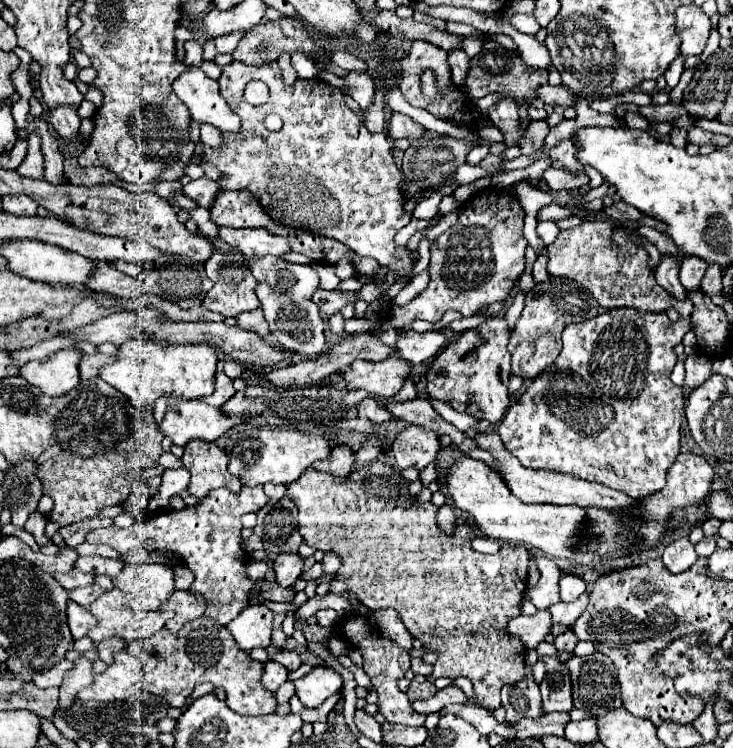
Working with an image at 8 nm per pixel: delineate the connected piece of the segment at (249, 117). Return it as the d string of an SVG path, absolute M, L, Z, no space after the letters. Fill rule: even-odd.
M232 62L222 68L222 78L218 80L220 94L232 106L232 110L242 118L240 134L224 134L224 146L214 150L204 144L196 144L196 154L202 154L206 162L212 162L226 174L220 180L224 190L250 190L260 200L264 210L278 220L278 224L312 230L314 234L334 238L346 244L360 256L378 260L380 266L388 268L396 280L408 282L414 270L414 254L406 248L396 246L394 236L400 228L410 222L410 216L404 212L404 198L400 192L402 172L398 170L390 140L386 132L372 134L362 124L360 116L344 104L344 94L340 88L330 86L328 82L318 84L318 80L300 78L296 84L288 86L282 80L282 72L276 62L268 66L246 66L242 62ZM250 80L262 80L270 88L270 100L264 106L252 106L244 100L244 86ZM274 112L282 118L284 126L278 132L264 128L264 118Z

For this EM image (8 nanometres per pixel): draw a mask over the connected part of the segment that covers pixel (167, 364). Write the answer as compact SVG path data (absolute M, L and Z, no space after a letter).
M130 338L126 340L116 356L112 366L100 368L100 378L122 392L136 408L152 406L160 396L166 396L168 402L196 400L210 396L214 390L218 354L212 346L186 344L186 346L162 346L152 340Z

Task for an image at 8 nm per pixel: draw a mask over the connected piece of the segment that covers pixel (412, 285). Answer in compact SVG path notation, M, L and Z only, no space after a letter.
M428 269L415 275L411 282L405 286L394 298L394 303L399 306L407 304L427 287L429 281L430 276Z

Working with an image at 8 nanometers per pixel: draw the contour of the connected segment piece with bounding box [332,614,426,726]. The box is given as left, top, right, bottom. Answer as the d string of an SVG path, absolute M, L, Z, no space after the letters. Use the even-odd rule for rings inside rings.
M348 614L348 616L340 618L332 632L334 632L334 636L346 640L348 644L352 644L354 648L358 648L362 652L362 656L364 656L364 672L370 676L370 680L372 680L372 684L376 688L378 710L384 714L384 718L388 722L396 722L396 724L404 724L404 726L424 726L426 716L416 714L416 710L412 710L412 702L408 700L408 696L396 686L396 680L400 676L404 676L404 672L410 668L408 652L404 648L400 648L396 642L392 642L390 638L386 638L362 614Z

